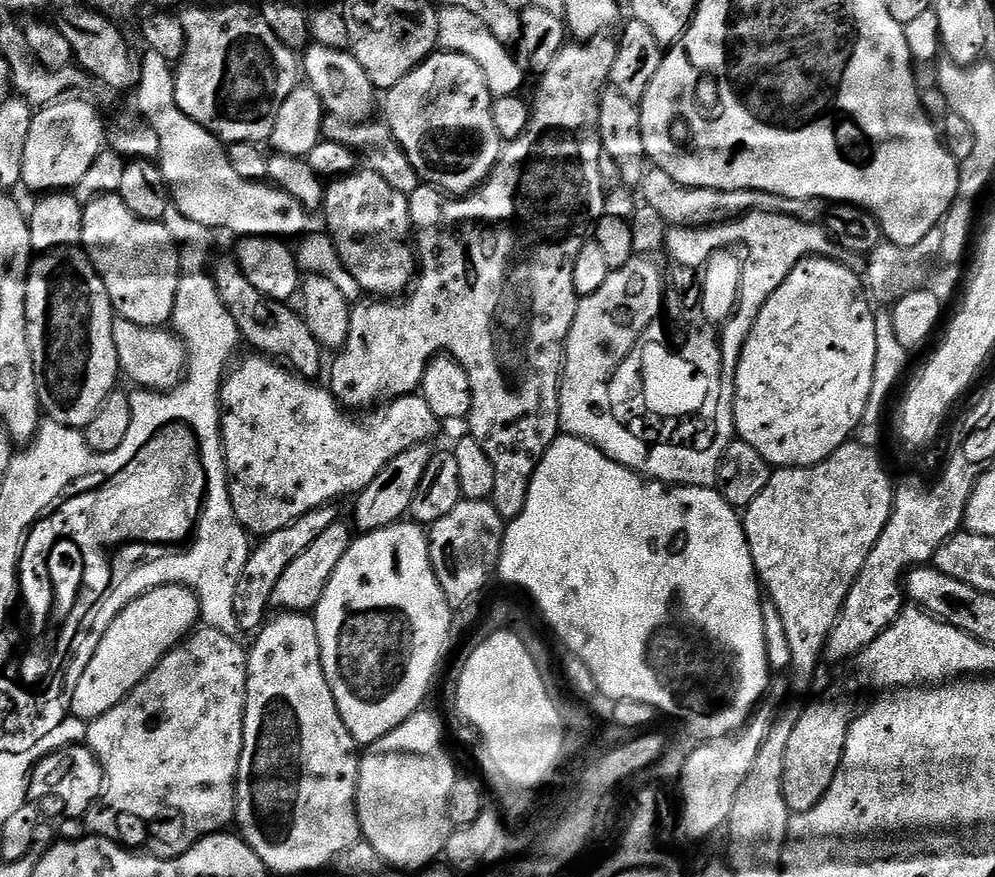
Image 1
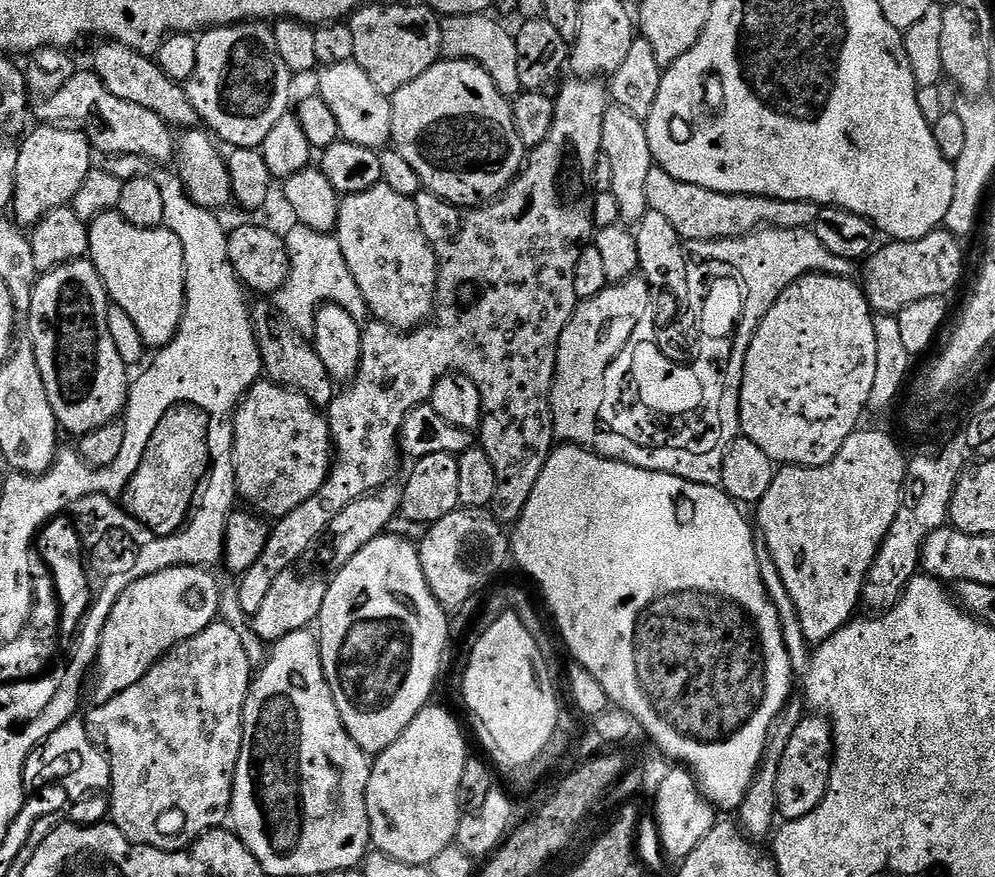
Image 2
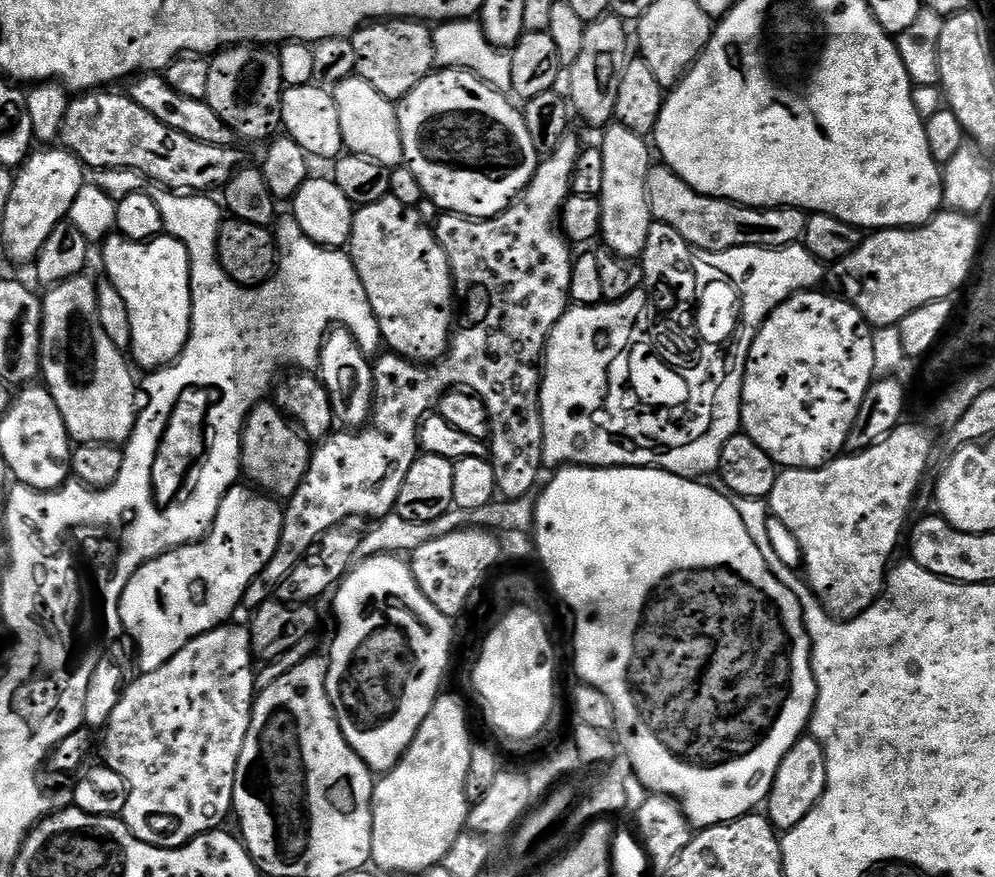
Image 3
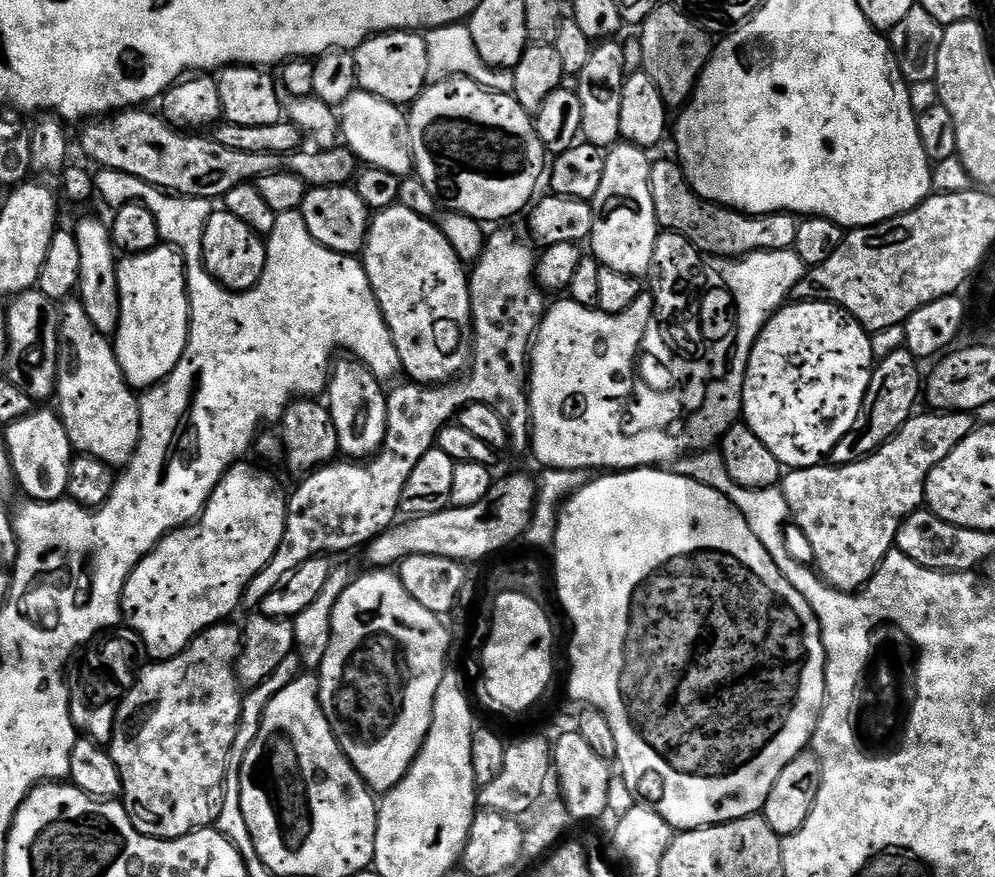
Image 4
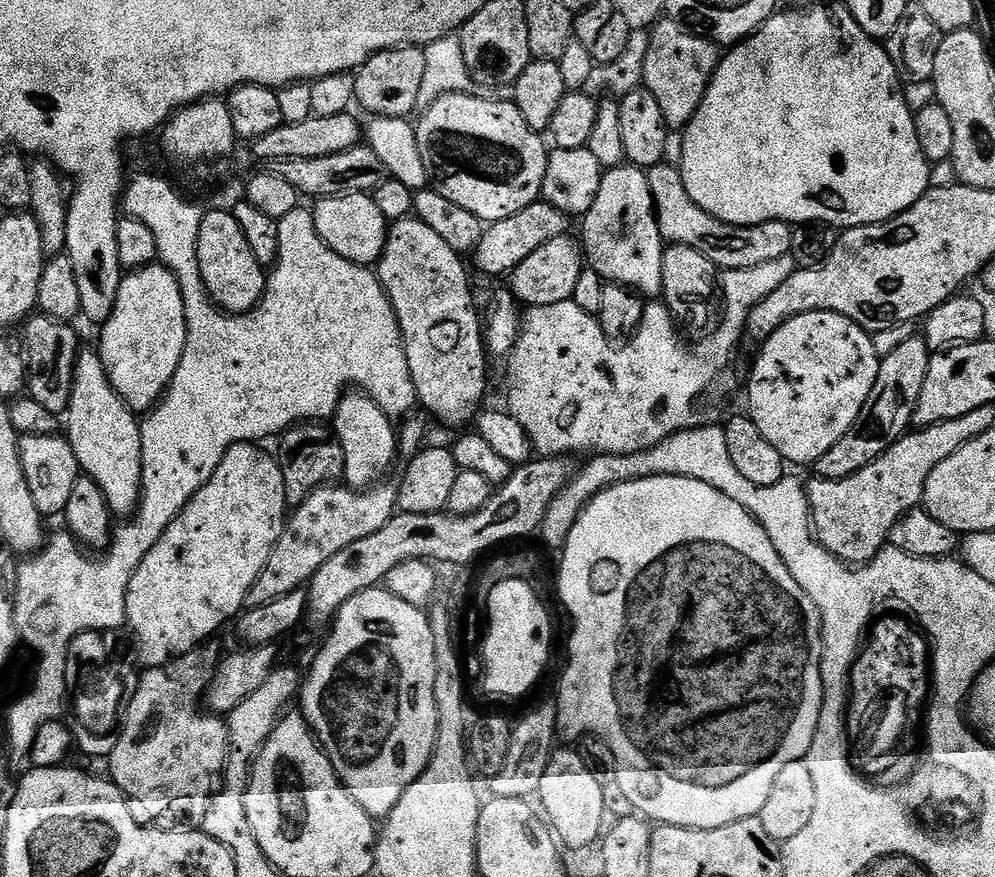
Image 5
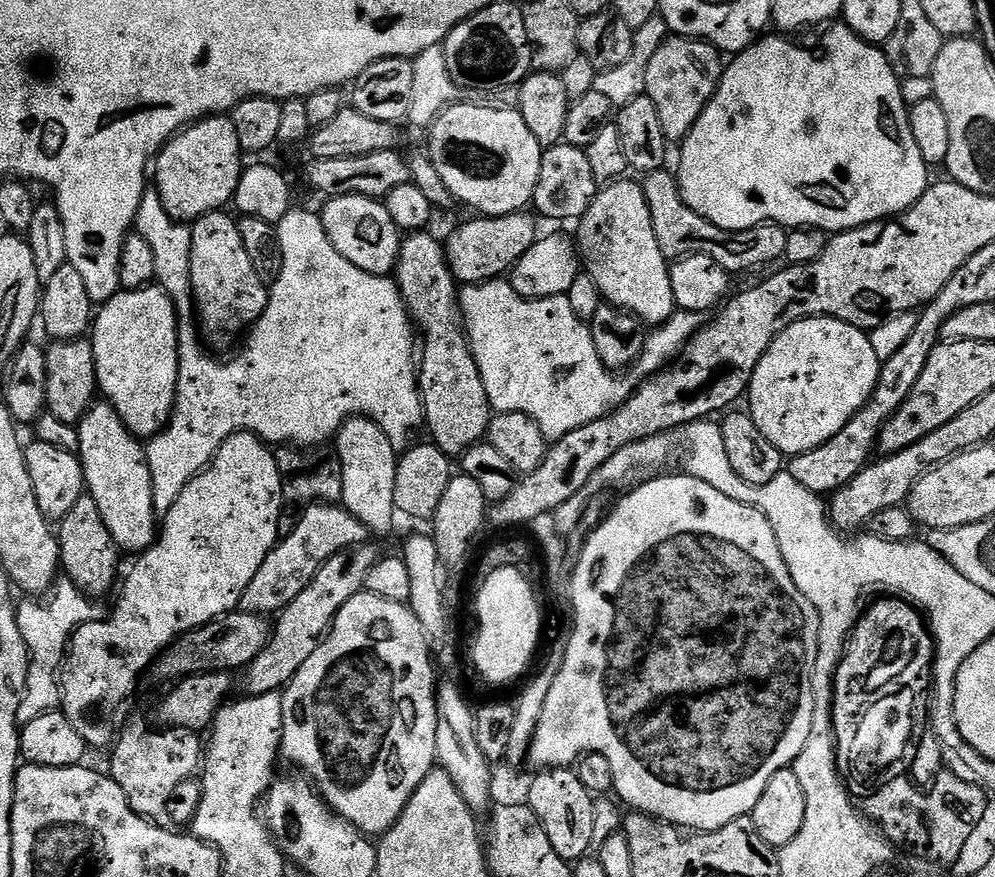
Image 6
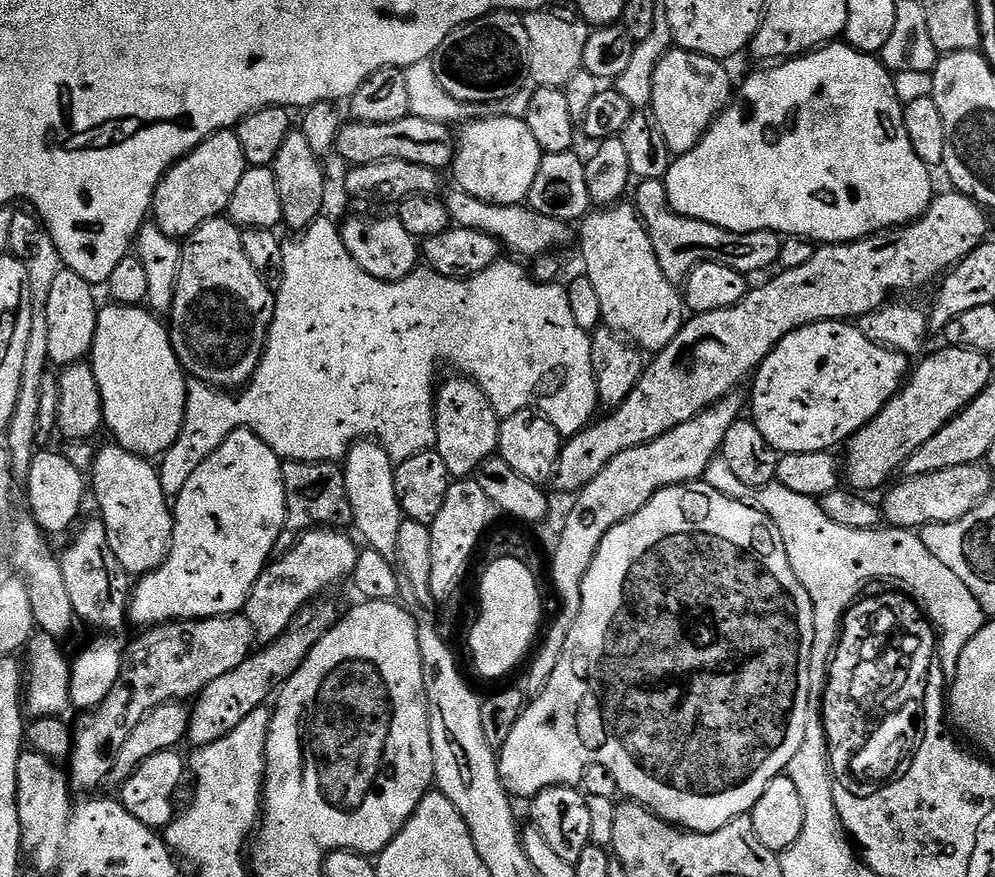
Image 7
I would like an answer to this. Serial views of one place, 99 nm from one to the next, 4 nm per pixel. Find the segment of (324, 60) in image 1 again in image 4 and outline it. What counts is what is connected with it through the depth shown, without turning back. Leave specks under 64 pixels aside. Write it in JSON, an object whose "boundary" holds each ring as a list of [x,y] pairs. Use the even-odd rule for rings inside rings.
{"boundary":[[[357,90],[350,94],[350,98],[346,98],[339,109],[338,123],[343,143],[356,155],[361,165],[386,170],[401,178],[413,175],[416,163],[414,150],[410,146],[410,126],[401,105],[391,104],[374,94]]]}

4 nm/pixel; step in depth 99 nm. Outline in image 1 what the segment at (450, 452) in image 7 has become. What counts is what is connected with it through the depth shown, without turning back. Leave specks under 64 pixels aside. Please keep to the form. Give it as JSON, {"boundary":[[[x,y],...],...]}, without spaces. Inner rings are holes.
{"boundary":[[[357,170],[349,176],[333,179],[324,189],[322,217],[328,223],[327,235],[332,237],[332,245],[340,255],[341,262],[354,274],[361,293],[372,298],[396,298],[409,291],[418,271],[418,256],[414,251],[414,229],[409,218],[408,197],[371,170]]]}

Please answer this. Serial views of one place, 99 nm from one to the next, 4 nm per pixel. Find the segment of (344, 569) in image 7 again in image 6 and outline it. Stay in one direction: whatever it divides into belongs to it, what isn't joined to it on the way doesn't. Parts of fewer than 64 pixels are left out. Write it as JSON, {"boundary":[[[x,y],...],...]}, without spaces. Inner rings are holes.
{"boundary":[[[339,503],[309,504],[303,509],[300,521],[292,528],[292,533],[285,535],[276,547],[266,554],[262,566],[258,566],[258,574],[250,581],[250,586],[244,588],[240,599],[240,608],[253,614],[279,613],[287,608],[306,586],[318,574],[318,570],[334,554],[345,552],[355,544],[369,543],[368,527],[359,521],[354,514],[345,510]]]}

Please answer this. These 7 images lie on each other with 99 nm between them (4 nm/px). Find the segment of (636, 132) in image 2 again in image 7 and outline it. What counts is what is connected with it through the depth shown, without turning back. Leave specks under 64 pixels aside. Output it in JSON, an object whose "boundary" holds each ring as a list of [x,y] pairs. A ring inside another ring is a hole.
{"boundary":[[[628,202],[601,207],[585,216],[579,228],[578,244],[580,240],[580,248],[584,251],[583,271],[590,282],[594,282],[594,291],[602,305],[603,327],[614,329],[648,354],[655,354],[670,346],[684,325],[686,305],[677,285],[668,280],[666,274],[662,274],[662,266],[658,266],[658,258],[650,242],[650,234],[644,228],[643,220],[636,215],[635,207]]]}

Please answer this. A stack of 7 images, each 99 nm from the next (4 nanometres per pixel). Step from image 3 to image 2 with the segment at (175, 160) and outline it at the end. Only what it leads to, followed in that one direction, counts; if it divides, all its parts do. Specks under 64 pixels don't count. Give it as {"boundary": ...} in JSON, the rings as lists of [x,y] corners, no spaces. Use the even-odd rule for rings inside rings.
{"boundary":[[[77,70],[74,78],[62,86],[62,90],[37,99],[34,116],[44,126],[75,128],[77,132],[83,132],[88,143],[100,154],[134,154],[156,166],[167,165],[167,160],[171,161],[174,156],[174,132],[170,125],[158,118],[158,114],[146,110],[146,106],[134,106],[134,102],[126,102],[110,94],[110,90],[106,90],[106,86],[91,70]]]}

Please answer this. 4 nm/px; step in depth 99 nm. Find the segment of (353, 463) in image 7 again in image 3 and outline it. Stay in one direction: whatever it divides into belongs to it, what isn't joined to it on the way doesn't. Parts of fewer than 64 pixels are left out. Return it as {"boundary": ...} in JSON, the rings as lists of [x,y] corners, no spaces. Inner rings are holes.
{"boundary":[[[333,327],[325,336],[320,351],[318,375],[324,383],[324,389],[330,394],[330,406],[337,421],[345,429],[363,428],[372,417],[372,402],[376,399],[372,365],[373,361],[361,350],[358,342],[345,328]]]}

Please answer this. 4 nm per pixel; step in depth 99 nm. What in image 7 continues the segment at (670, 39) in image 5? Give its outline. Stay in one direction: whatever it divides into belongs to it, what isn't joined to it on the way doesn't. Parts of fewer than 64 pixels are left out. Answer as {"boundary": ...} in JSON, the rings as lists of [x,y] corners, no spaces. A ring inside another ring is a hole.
{"boundary":[[[673,47],[661,61],[653,76],[653,98],[650,105],[652,117],[666,138],[668,151],[683,154],[694,150],[697,142],[708,133],[708,128],[732,103],[734,84],[721,61]]]}

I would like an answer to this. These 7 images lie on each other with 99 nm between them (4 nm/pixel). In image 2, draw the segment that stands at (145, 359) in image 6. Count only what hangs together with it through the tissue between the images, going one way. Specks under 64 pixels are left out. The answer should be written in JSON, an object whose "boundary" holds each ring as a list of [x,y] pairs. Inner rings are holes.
{"boundary":[[[117,211],[104,212],[90,221],[88,237],[88,256],[102,278],[111,303],[130,314],[149,349],[165,348],[180,329],[184,313],[184,251],[180,239],[163,226],[134,226]]]}

